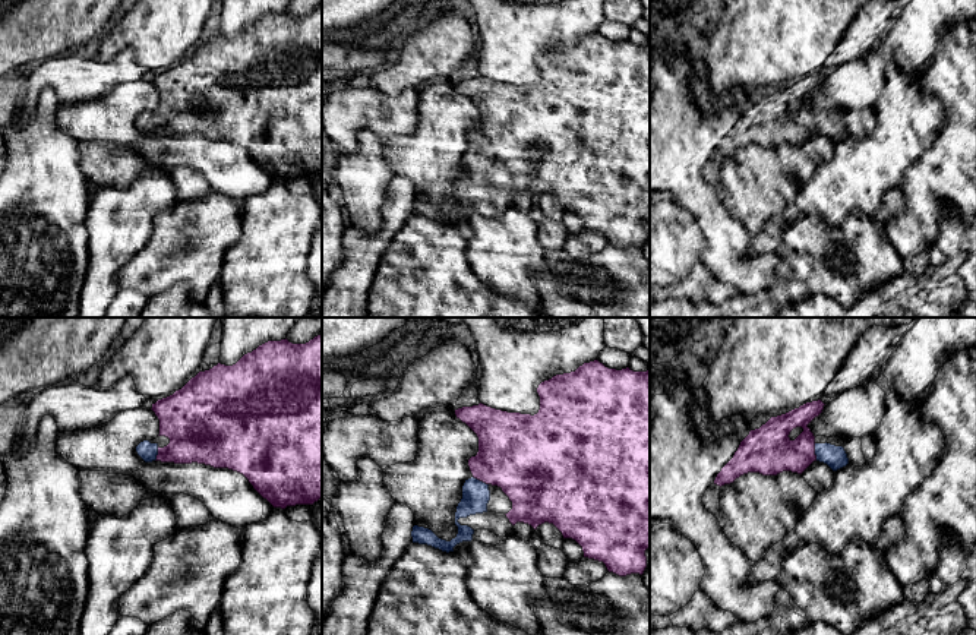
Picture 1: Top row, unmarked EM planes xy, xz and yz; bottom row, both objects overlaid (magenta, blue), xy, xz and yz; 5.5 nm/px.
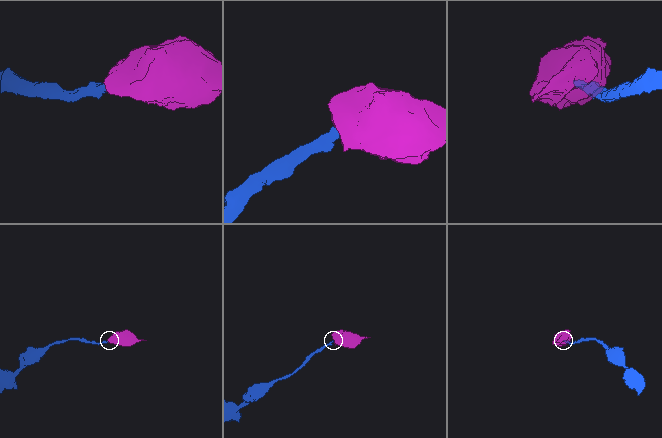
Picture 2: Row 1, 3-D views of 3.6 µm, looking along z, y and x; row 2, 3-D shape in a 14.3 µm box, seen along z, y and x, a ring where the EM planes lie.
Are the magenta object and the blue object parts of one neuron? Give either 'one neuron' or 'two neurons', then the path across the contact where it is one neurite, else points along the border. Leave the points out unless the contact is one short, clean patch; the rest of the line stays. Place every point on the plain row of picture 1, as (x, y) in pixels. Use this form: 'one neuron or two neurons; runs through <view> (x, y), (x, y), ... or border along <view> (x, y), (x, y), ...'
one neuron; runs through yz (768, 122), (774, 125), (814, 125), (827, 125), (834, 129)

